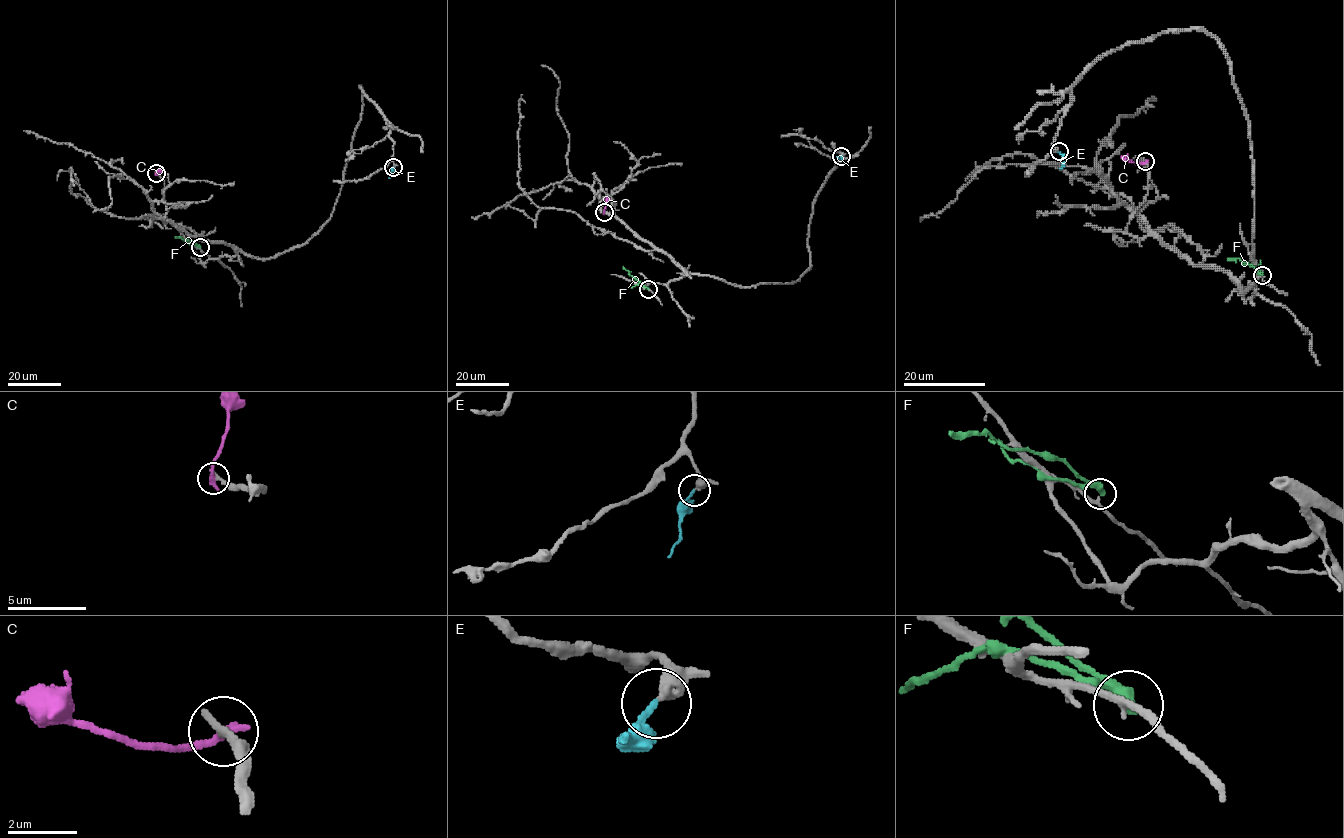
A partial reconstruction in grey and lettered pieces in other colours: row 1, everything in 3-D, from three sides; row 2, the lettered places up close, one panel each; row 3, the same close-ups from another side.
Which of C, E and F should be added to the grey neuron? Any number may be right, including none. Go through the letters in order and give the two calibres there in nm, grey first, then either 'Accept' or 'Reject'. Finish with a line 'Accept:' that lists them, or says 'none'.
C: Thickness 320 nm (grey) against 320 nm. Reject
E: Thickness 400 nm (grey) against 180 nm. Accept
F: Thickness 200 nm (grey) against 440 nm. Reject
Accept: E

